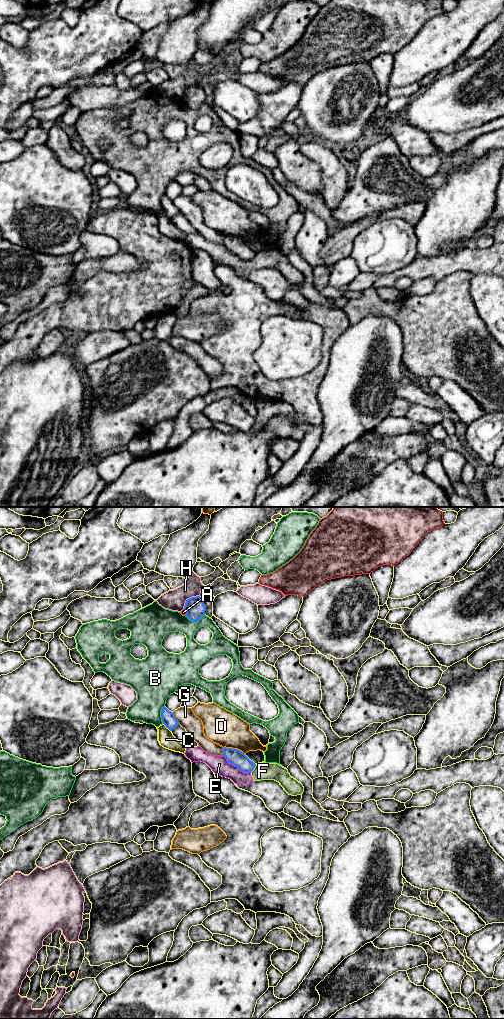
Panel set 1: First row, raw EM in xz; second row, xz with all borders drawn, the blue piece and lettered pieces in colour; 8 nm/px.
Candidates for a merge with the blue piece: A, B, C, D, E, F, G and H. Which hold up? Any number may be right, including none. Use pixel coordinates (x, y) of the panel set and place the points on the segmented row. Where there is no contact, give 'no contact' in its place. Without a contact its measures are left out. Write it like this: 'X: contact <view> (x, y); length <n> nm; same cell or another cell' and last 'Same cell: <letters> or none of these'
A: contact xz (186, 612); length 70 nm; another cell
B: contact xz (195, 621); length 150 nm; another cell
C: contact xz (166, 727); length 90 nm; another cell
D: contact xz (234, 749); length 200 nm; another cell
E: contact xz (236, 766); length 260 nm; another cell
F: contact xz (254, 767); length 80 nm; another cell
G: contact xz (175, 718); length 120 nm; another cell
H: contact xz (189, 598); length 170 nm; another cell
Same cell: none of these

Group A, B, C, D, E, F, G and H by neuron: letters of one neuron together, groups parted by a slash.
A / B / C / D / E F / G / H

